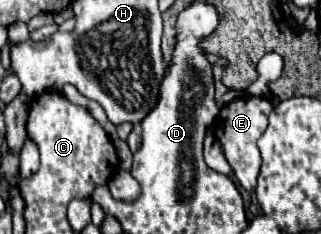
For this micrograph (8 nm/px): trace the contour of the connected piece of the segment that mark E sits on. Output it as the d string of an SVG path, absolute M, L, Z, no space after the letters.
M239 97L235 101L231 101L229 105L225 105L215 121L215 129L217 129L217 139L221 143L221 149L229 161L229 165L233 167L235 179L241 183L243 189L253 191L255 189L255 181L259 175L259 165L261 165L261 157L259 157L259 149L257 149L257 139L263 135L263 131L267 129L267 117L271 113L271 103L263 97Z

